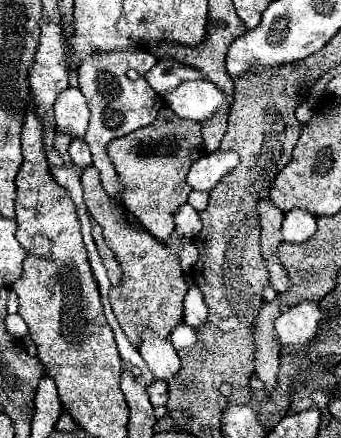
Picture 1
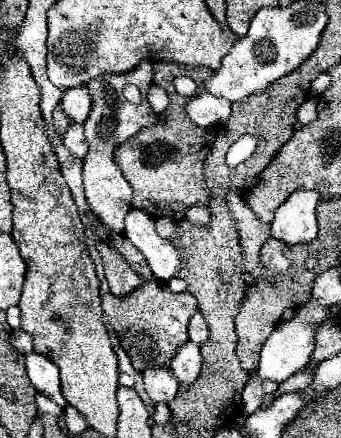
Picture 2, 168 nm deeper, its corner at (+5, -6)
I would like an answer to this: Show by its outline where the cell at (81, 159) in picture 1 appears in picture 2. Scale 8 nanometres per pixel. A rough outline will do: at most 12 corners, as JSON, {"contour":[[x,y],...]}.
{"contour":[[70,125],[64,147],[78,159],[88,153],[82,125]]}

